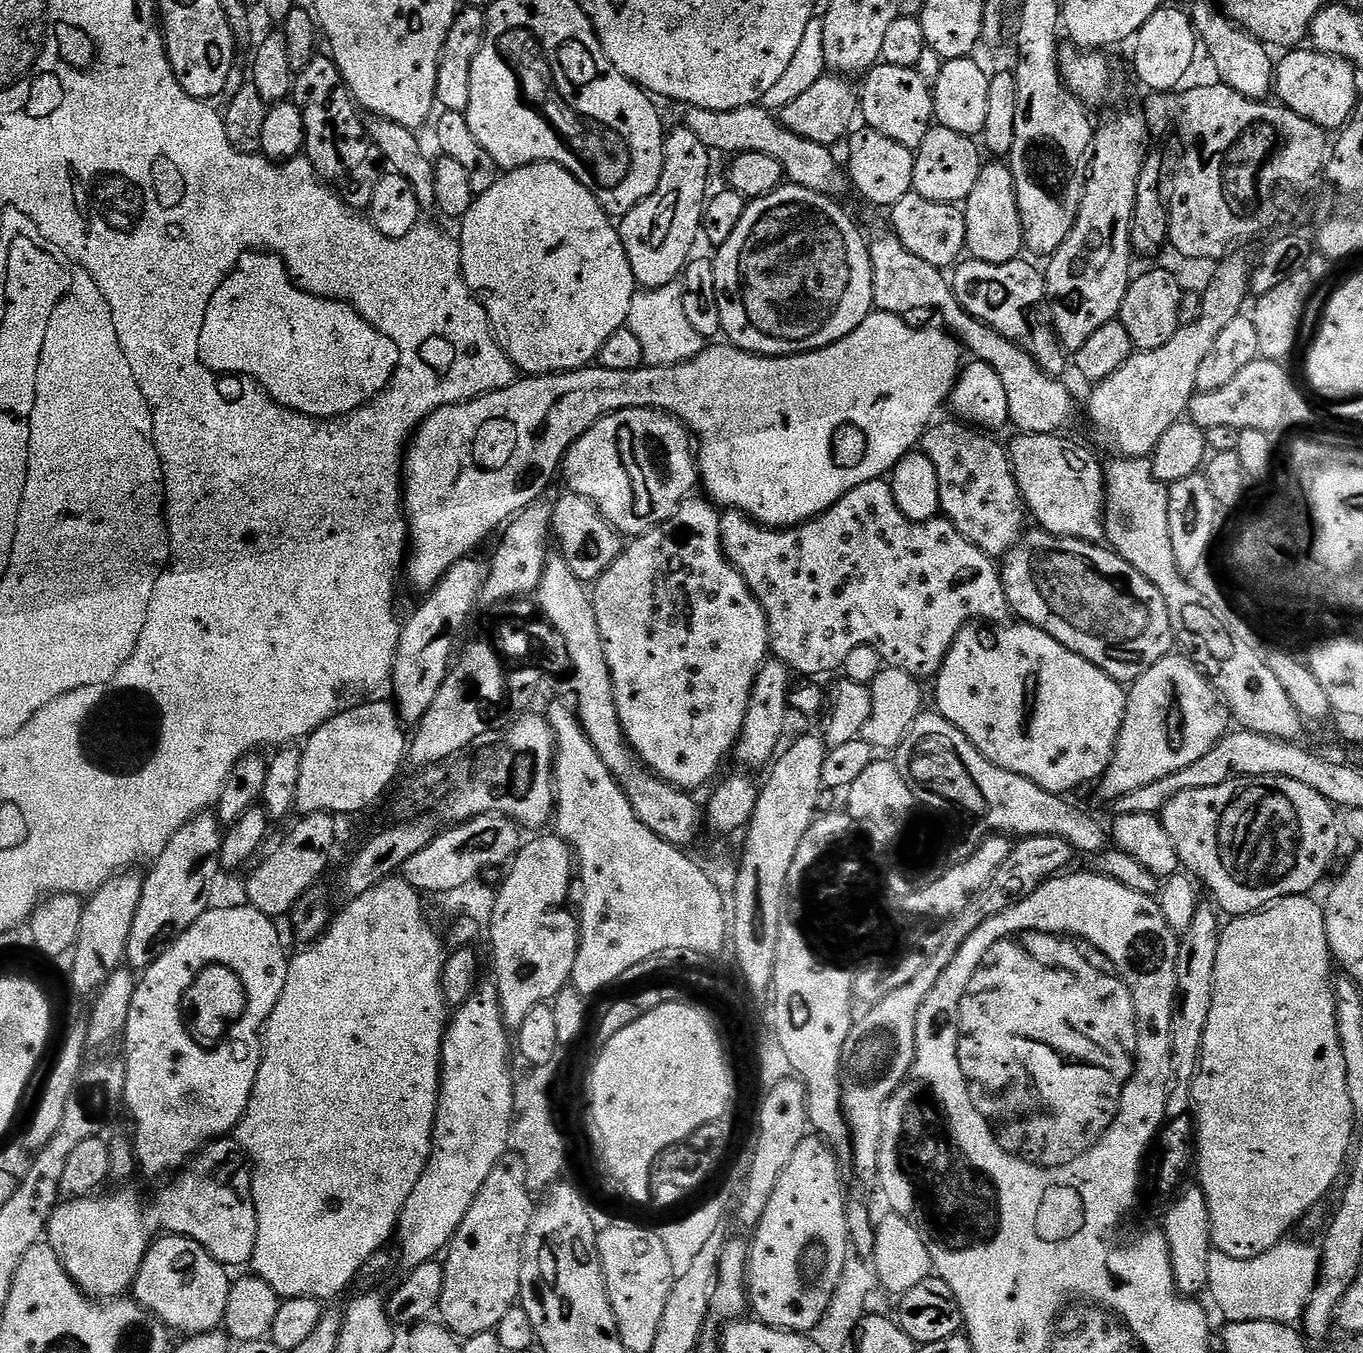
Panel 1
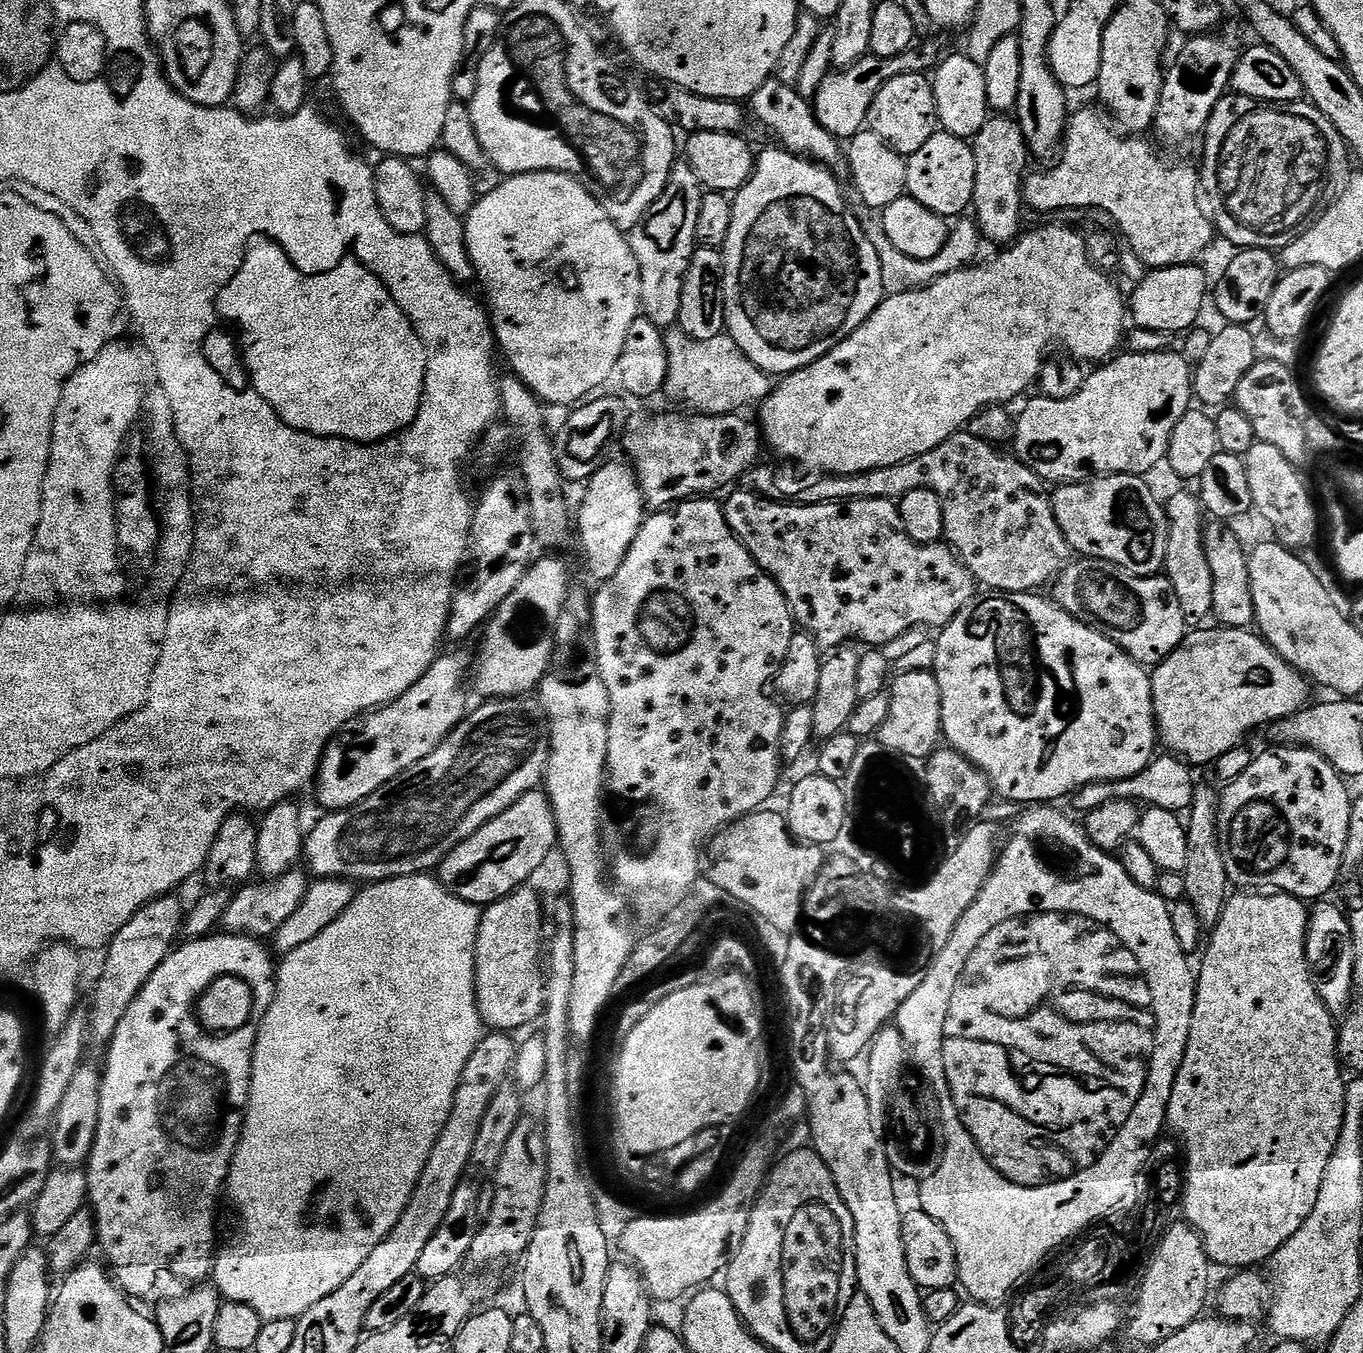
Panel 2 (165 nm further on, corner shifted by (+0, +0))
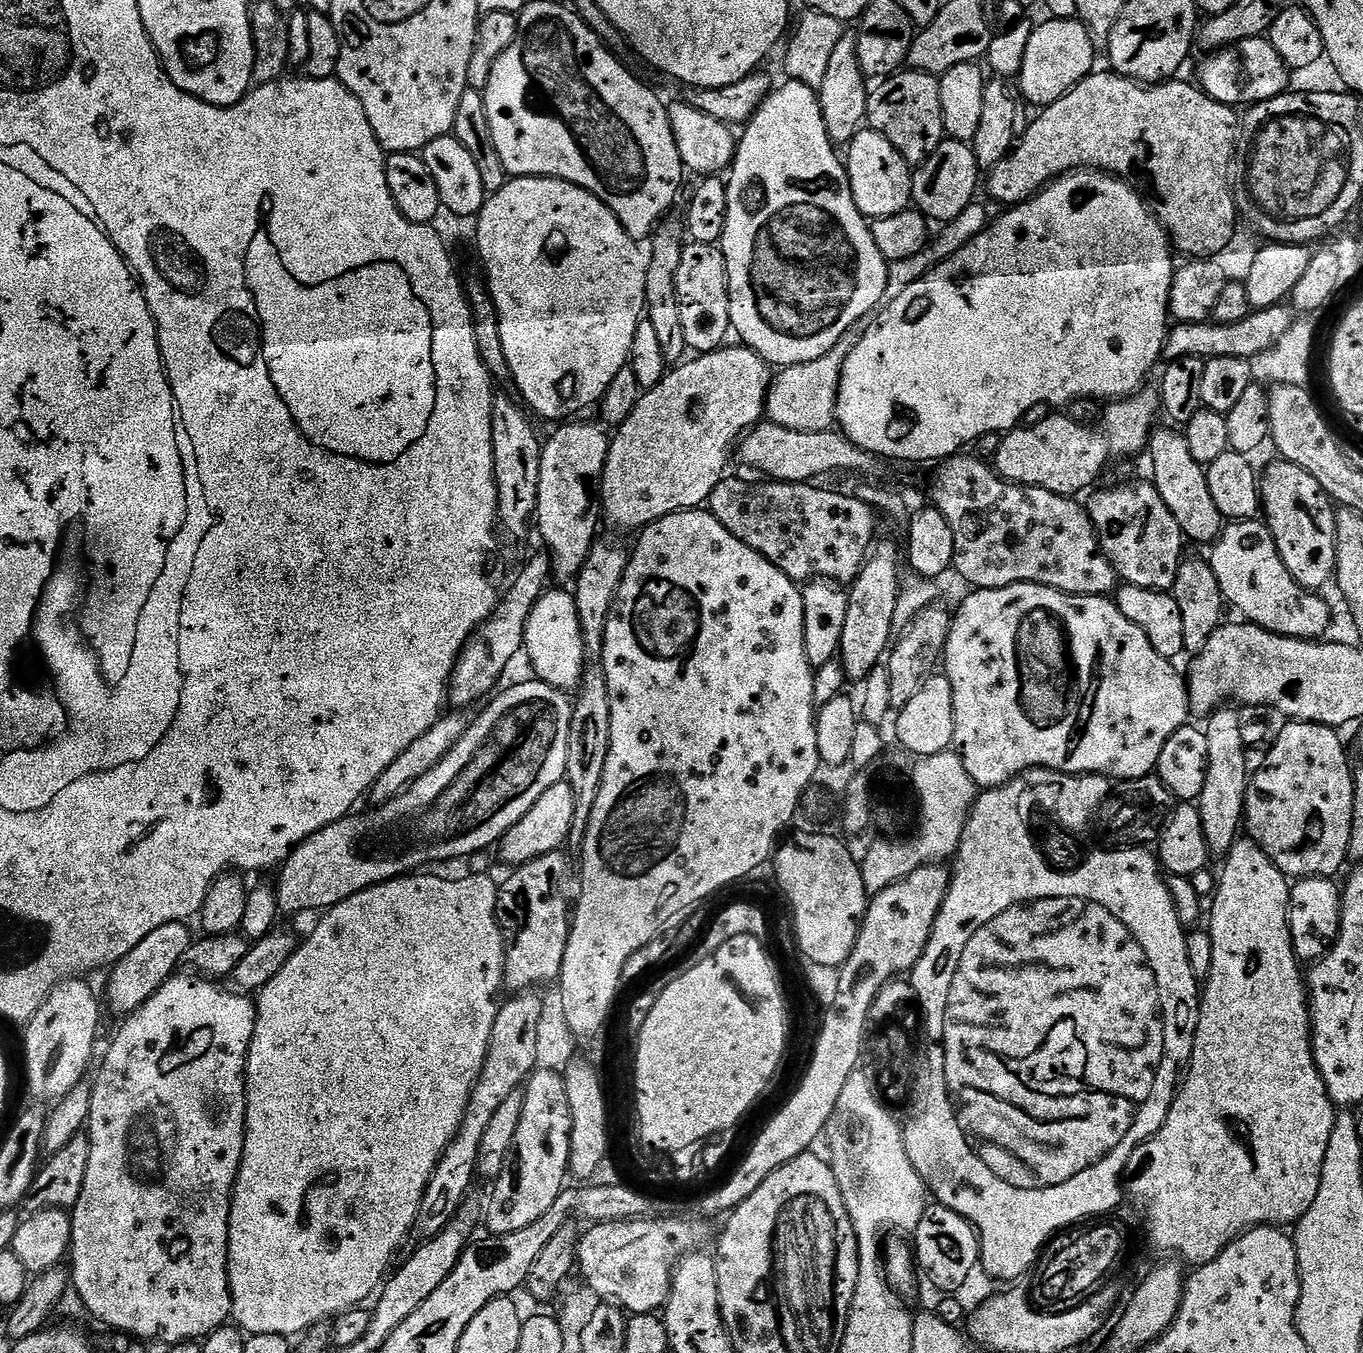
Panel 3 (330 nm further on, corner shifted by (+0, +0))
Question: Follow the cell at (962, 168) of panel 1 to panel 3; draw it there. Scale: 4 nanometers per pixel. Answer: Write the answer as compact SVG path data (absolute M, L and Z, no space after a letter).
M945 138L938 150L915 169L912 178L912 204L929 221L947 222L958 218L977 199L976 187L982 184L982 169L972 152L971 143Z

